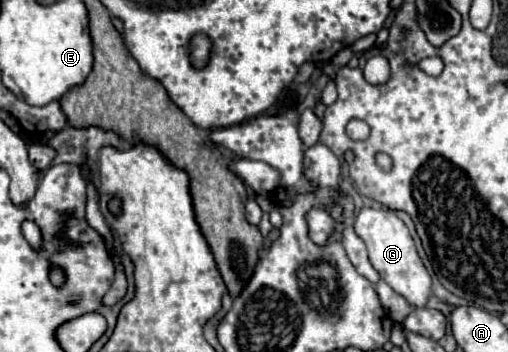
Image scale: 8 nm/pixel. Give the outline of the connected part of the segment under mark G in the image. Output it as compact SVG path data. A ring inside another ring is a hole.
M361 209L361 213L355 217L355 231L365 241L369 251L369 261L381 275L381 279L401 297L407 299L413 307L425 307L431 297L431 277L427 269L423 267L415 243L403 225L403 221L395 215L395 211L389 209Z

